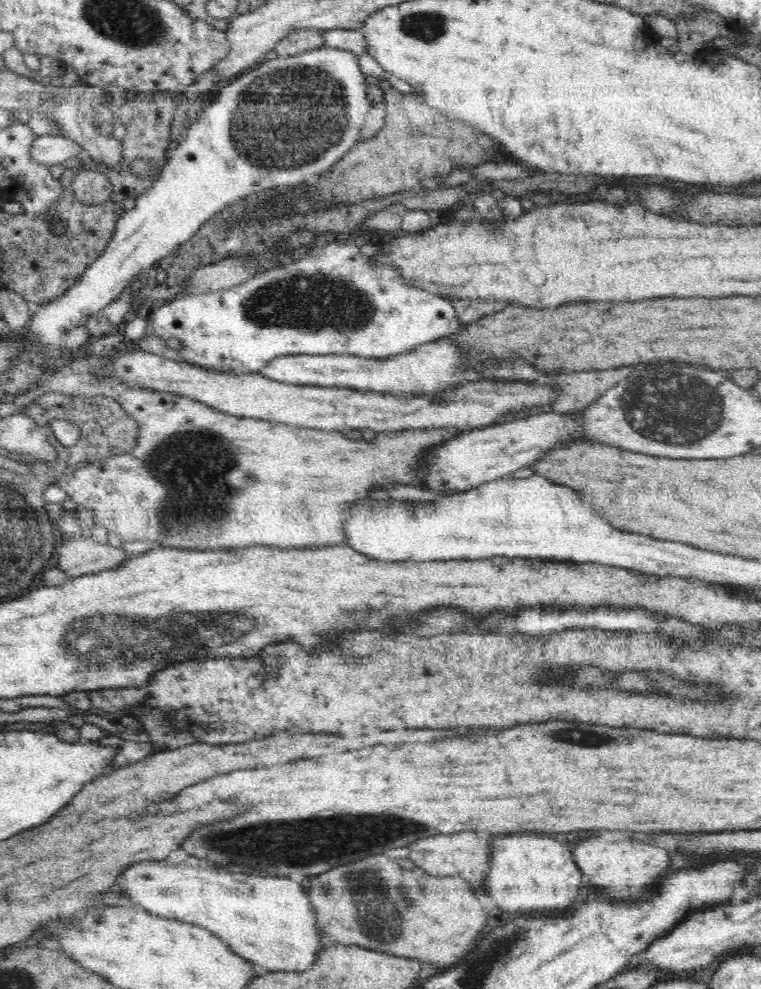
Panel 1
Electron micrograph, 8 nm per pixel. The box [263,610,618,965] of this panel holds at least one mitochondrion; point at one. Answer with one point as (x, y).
(371, 900)

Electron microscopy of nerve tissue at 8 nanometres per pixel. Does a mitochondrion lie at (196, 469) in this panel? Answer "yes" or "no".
yes

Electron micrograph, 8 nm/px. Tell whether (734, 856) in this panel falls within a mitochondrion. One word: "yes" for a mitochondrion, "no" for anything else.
no

